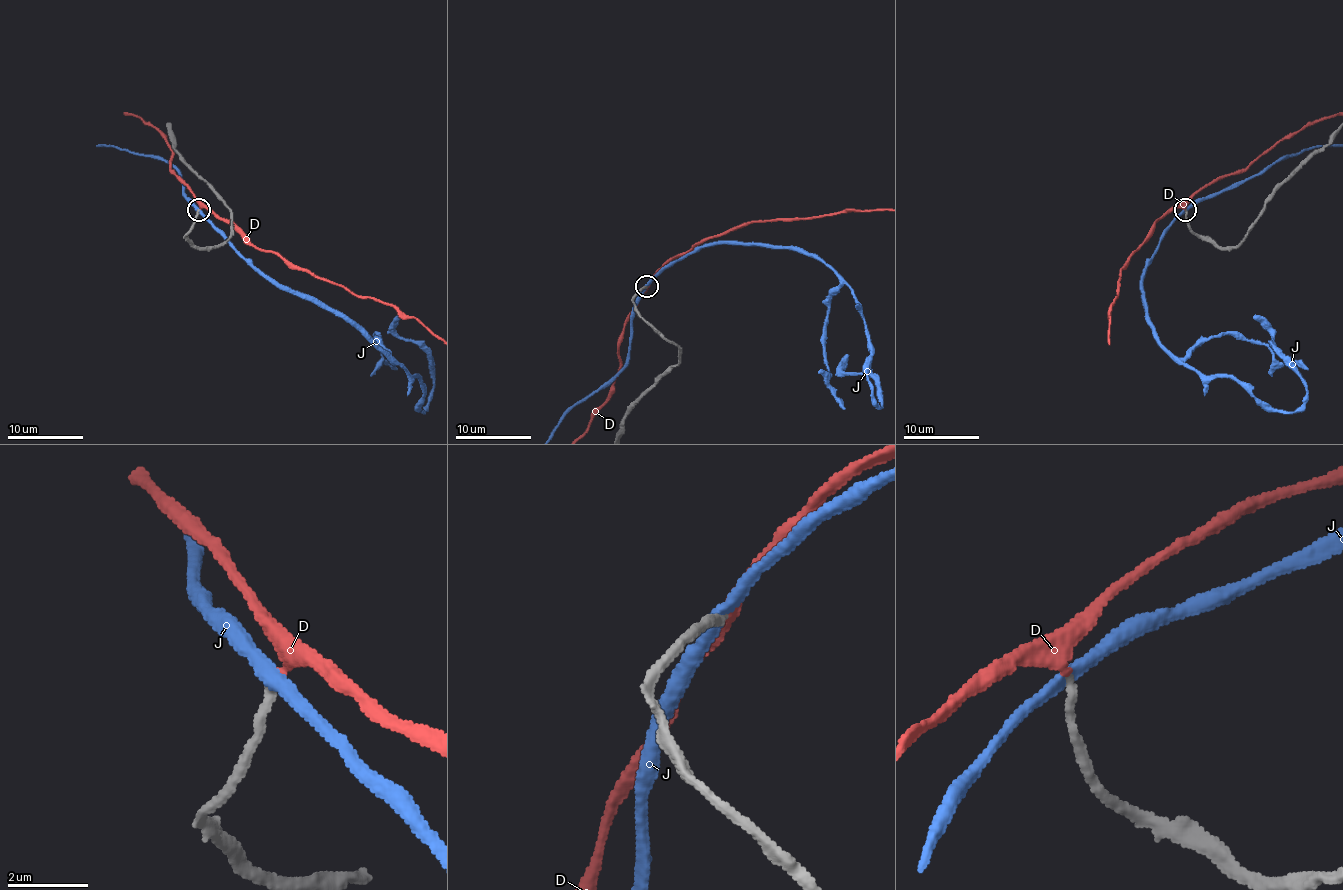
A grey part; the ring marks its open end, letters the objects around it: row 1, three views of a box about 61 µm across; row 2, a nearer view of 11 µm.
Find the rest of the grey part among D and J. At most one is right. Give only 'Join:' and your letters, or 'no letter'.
Join: D

